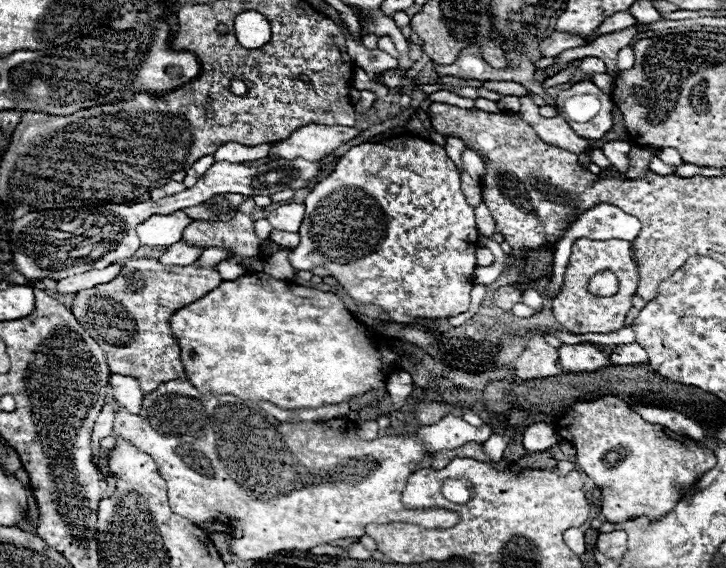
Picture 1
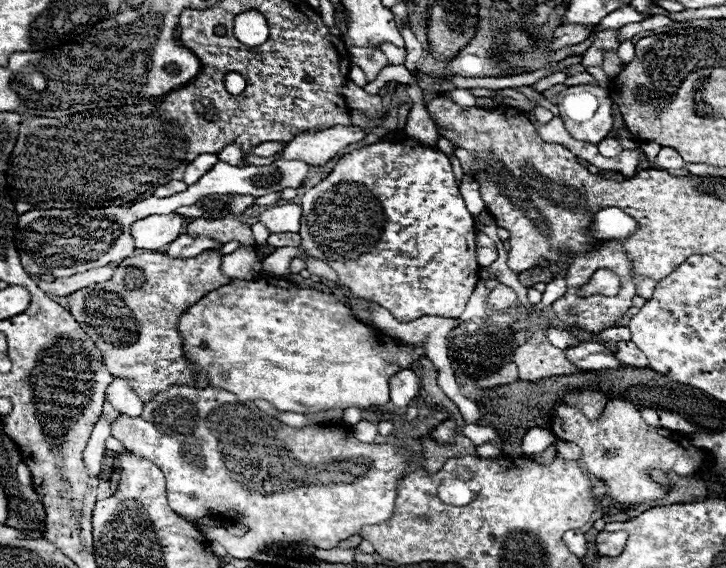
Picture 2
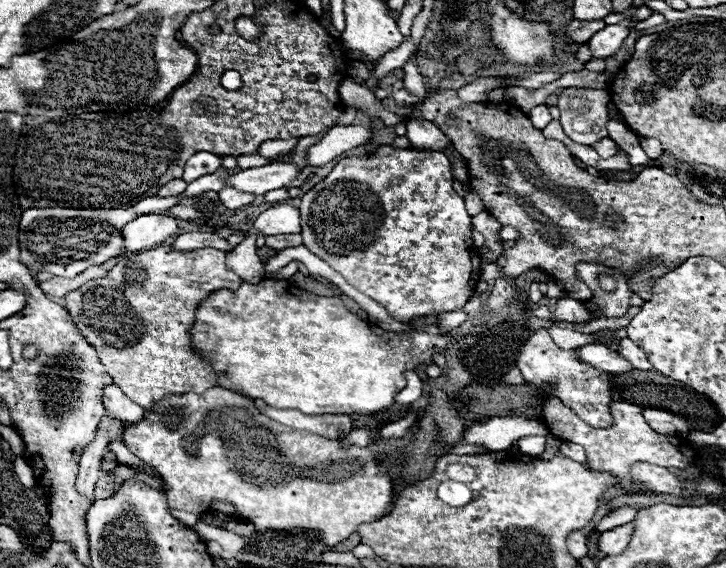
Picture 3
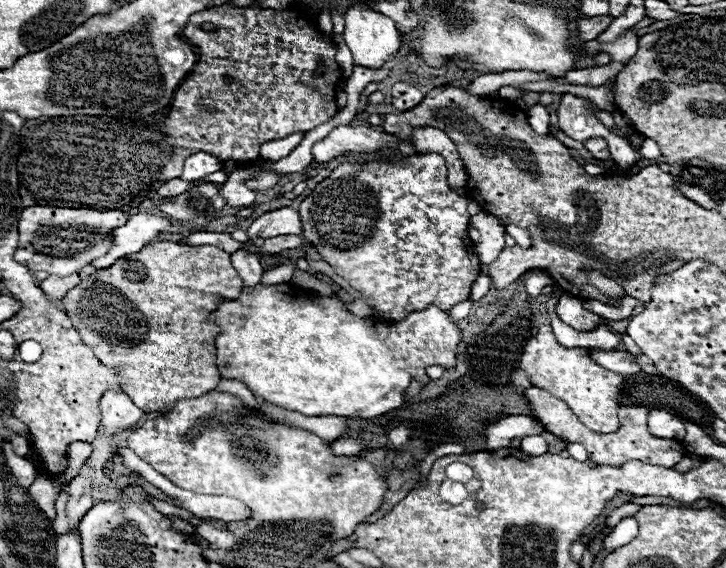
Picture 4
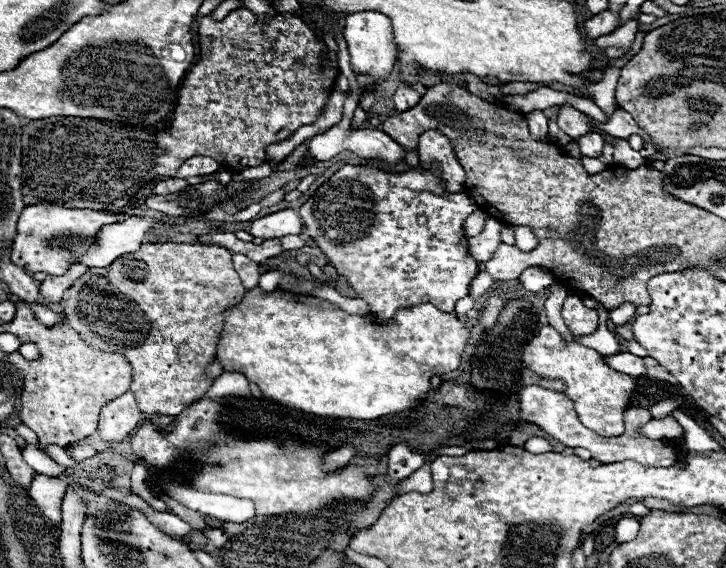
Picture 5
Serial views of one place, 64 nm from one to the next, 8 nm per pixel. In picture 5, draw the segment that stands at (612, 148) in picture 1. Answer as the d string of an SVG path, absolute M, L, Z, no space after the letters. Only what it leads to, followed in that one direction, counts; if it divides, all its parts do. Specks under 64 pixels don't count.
M596 132L588 134L588 136L580 136L576 138L578 142L578 148L584 156L590 156L590 158L600 158L602 156L602 148L604 148L604 138Z

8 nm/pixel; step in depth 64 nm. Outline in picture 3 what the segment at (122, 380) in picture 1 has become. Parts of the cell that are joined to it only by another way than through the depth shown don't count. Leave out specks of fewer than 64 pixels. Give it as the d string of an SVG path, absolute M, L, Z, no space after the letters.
M116 384L104 388L102 404L104 404L106 412L108 412L112 418L116 418L116 420L120 420L120 422L124 422L124 424L138 422L138 420L142 420L142 416L144 416L144 410L142 410L136 402L128 400L128 396L122 394L122 390L120 390Z

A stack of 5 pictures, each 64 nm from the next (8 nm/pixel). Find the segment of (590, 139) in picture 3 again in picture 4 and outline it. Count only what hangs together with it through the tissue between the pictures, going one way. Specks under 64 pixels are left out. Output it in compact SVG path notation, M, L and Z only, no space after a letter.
M562 94L560 108L558 108L560 130L578 142L584 142L592 136L600 136L608 142L610 148L620 146L622 138L612 134L602 122L598 122L596 116L588 108L584 108L586 104L590 104L590 100L582 100L572 94Z

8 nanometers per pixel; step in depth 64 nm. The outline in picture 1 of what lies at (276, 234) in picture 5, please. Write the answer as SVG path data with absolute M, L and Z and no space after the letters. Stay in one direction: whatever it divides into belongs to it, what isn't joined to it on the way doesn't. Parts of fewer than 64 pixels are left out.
M284 204L266 216L266 220L272 224L274 230L284 232L298 232L302 218L304 218L304 204Z

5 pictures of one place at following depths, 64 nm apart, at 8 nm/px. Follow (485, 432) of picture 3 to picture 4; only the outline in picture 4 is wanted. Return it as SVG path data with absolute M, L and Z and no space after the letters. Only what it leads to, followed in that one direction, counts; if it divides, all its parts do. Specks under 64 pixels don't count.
M508 416L502 418L494 424L490 424L484 430L486 436L486 444L488 450L500 450L500 448L508 448L510 440L516 436L536 436L540 434L544 428L540 424L536 424L536 420L532 420L530 416Z

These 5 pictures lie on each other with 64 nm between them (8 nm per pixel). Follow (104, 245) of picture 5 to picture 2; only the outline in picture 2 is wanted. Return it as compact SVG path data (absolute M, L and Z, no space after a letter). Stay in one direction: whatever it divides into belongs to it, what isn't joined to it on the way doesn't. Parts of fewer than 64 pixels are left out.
M178 214L146 216L130 226L134 246L142 250L160 250L164 244L174 242L182 232L184 218Z

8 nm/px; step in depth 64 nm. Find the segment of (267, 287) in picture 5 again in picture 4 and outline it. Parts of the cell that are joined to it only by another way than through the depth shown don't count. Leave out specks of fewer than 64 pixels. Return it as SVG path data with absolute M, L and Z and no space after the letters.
M294 264L292 266L272 268L272 270L268 270L268 272L262 274L262 284L264 286L272 286L272 284L280 284L280 282L290 282L292 272L294 272Z

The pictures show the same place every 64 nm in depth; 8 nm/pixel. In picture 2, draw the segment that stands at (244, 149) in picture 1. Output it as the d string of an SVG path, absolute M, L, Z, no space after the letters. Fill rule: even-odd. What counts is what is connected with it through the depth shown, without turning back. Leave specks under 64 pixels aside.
M262 142L260 146L256 146L252 150L252 154L258 154L258 156L264 156L266 158L266 156L274 156L274 154L282 152L284 146L286 146L286 142ZM226 146L222 152L218 152L220 160L224 160L226 164L240 164L244 158L244 150L240 150L238 146Z

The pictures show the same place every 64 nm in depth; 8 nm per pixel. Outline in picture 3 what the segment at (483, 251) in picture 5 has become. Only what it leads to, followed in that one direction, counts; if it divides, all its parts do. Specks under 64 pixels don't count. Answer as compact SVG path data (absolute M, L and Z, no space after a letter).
M484 211L472 217L472 226L473 230L484 234L484 238L486 238L486 244L482 248L486 248L486 250L492 252L492 258L484 260L484 262L496 262L498 256L502 254L502 250L504 250L502 248L504 240L500 238L502 224L494 216L490 216L488 212Z

